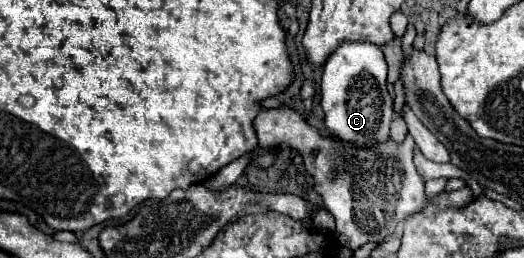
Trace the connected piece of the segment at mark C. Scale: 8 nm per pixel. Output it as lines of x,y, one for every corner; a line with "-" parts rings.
344,42
324,64
322,70
322,82
320,82
320,106
324,110
324,124
330,132
330,138
350,144
356,148
362,148
364,144
376,146
378,142
386,142
390,138
390,124
394,116
394,100
388,92
386,84
388,64
382,54
382,50
376,44
370,42

